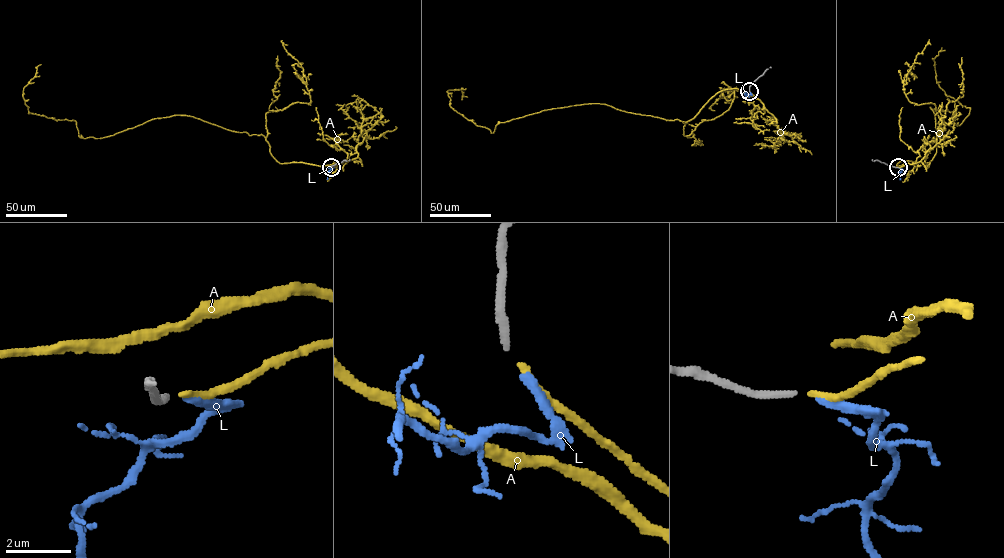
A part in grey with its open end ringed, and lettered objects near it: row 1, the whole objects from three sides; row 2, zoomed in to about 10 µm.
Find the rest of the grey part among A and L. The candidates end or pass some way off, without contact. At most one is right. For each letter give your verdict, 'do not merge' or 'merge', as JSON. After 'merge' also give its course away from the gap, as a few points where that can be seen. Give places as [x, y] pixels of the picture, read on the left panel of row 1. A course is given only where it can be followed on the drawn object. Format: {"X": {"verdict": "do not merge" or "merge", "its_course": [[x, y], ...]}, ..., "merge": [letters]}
{"A": {"verdict": "merge", "its_course": [[332, 167], [280, 163], [261, 134], [183, 115], [80, 137], [74, 120], [28, 113], [23, 88], [41, 64]]}, "L": {"verdict": "do not merge"}, "merge": ["A"]}

